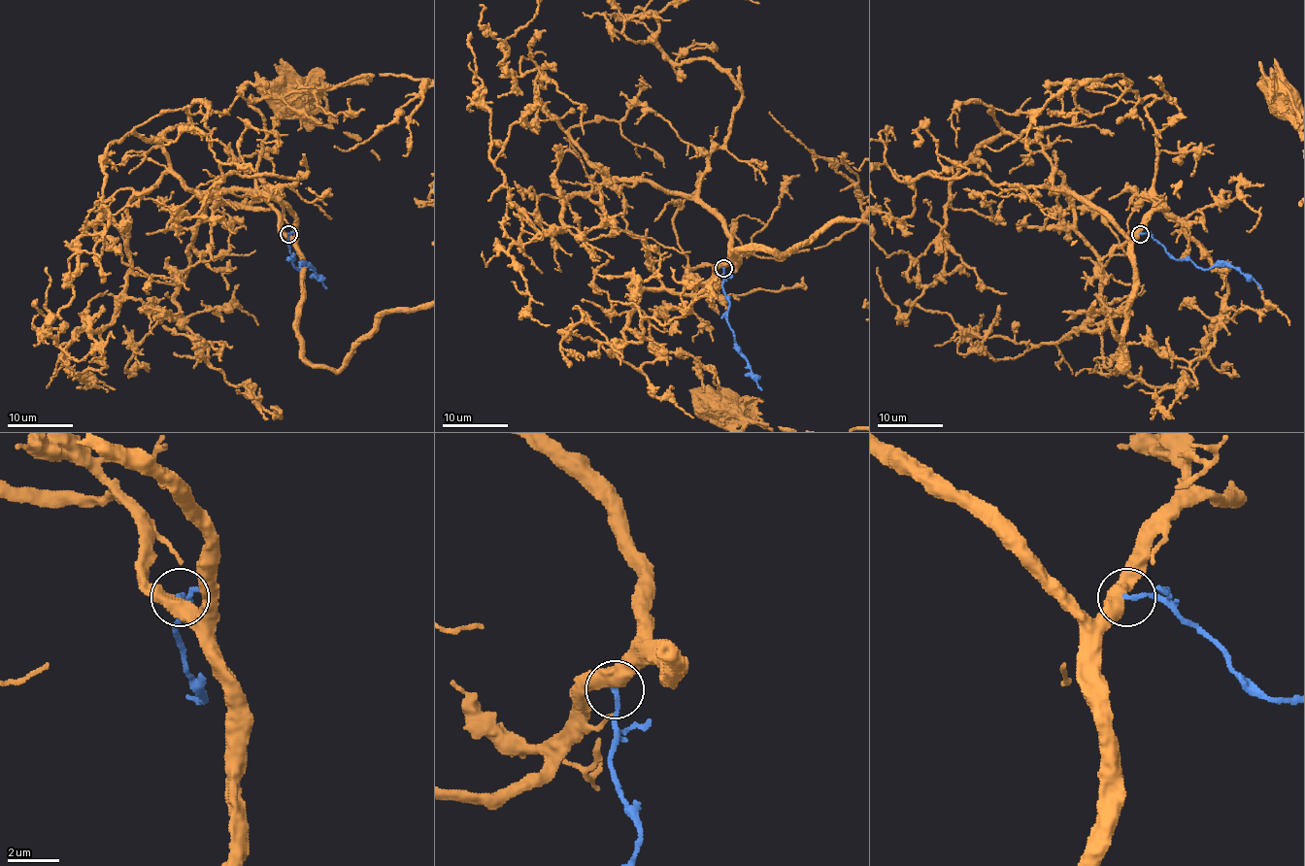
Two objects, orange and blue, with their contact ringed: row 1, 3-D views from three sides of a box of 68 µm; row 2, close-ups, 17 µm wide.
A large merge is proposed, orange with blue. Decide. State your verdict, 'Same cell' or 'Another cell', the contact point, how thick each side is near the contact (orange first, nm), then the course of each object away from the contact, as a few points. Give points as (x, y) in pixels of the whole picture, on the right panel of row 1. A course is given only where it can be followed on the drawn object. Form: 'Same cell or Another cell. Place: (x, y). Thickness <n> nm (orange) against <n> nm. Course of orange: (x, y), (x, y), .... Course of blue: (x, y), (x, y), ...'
Another cell. Place: (1140, 234). Thickness 500 nm (orange) against 180 nm. Course of blue: (1139, 234), (1149, 234), (1175, 258), (1189, 260), (1204, 268), (1230, 265), (1249, 275), (1261, 288)

